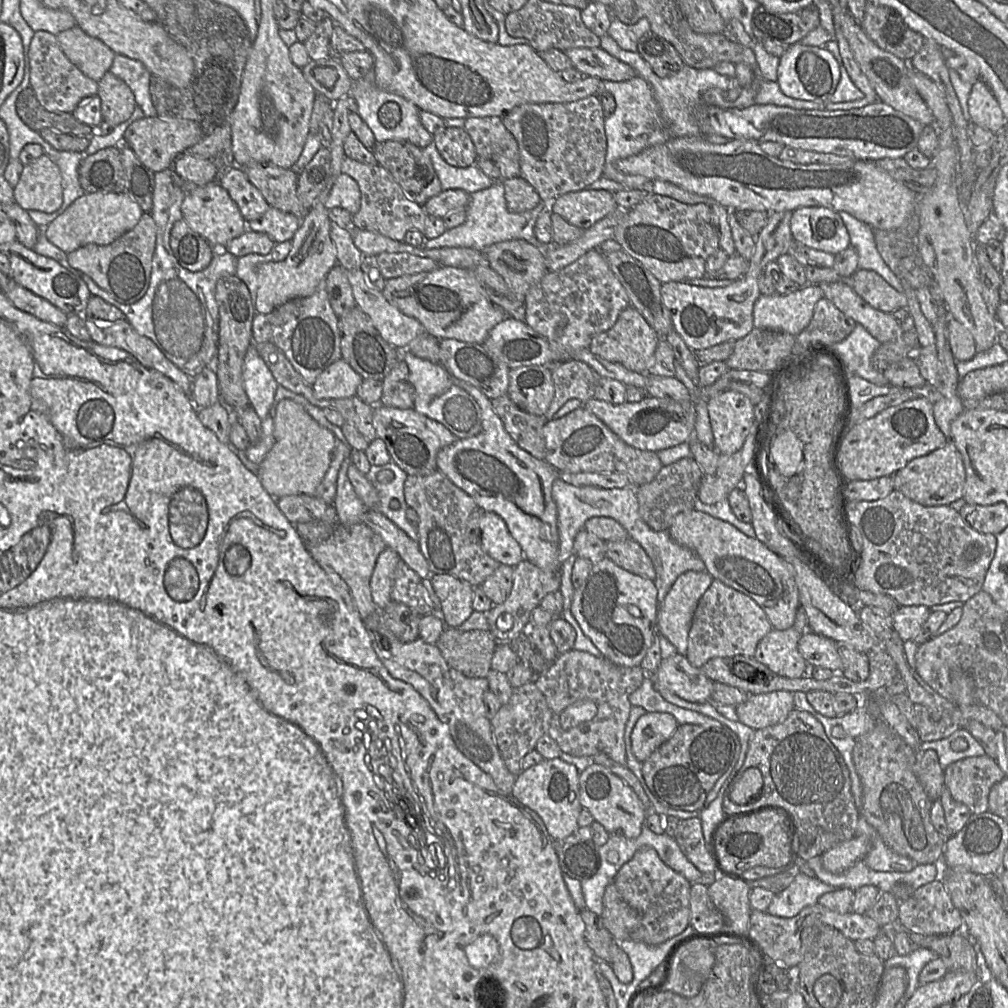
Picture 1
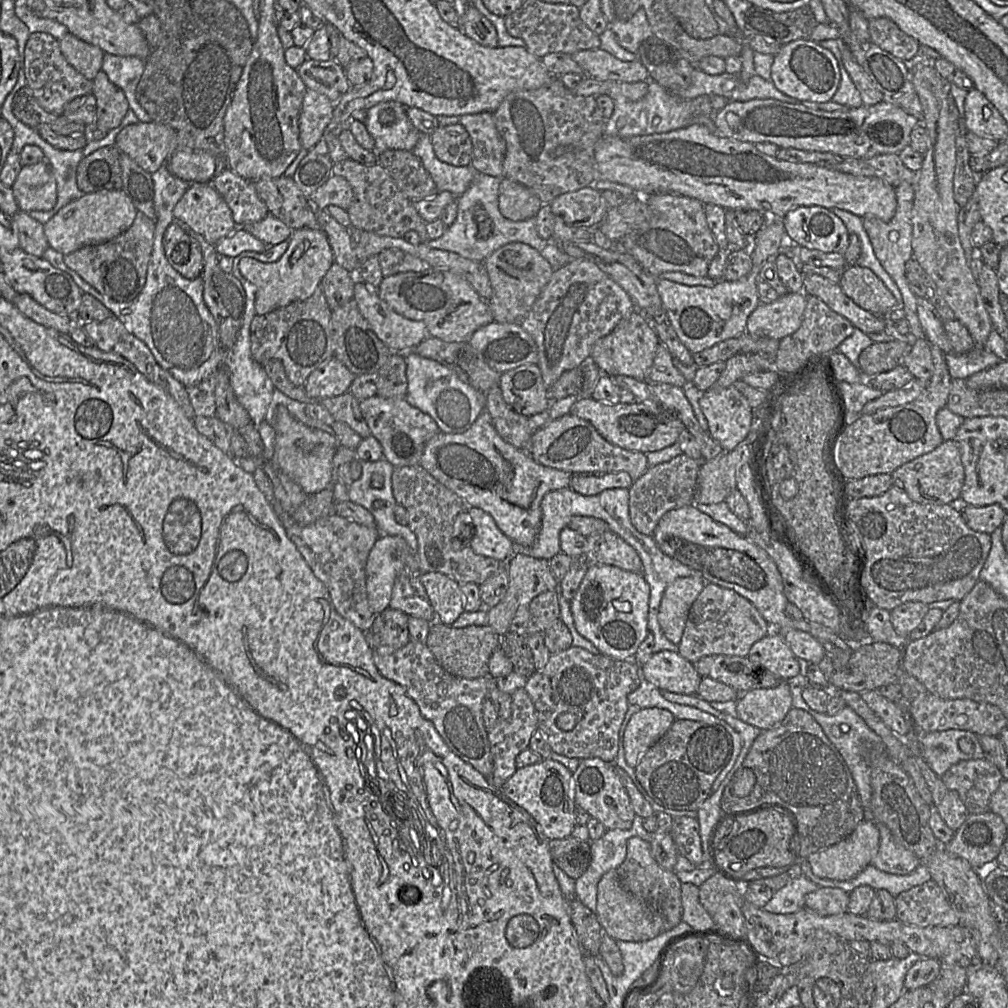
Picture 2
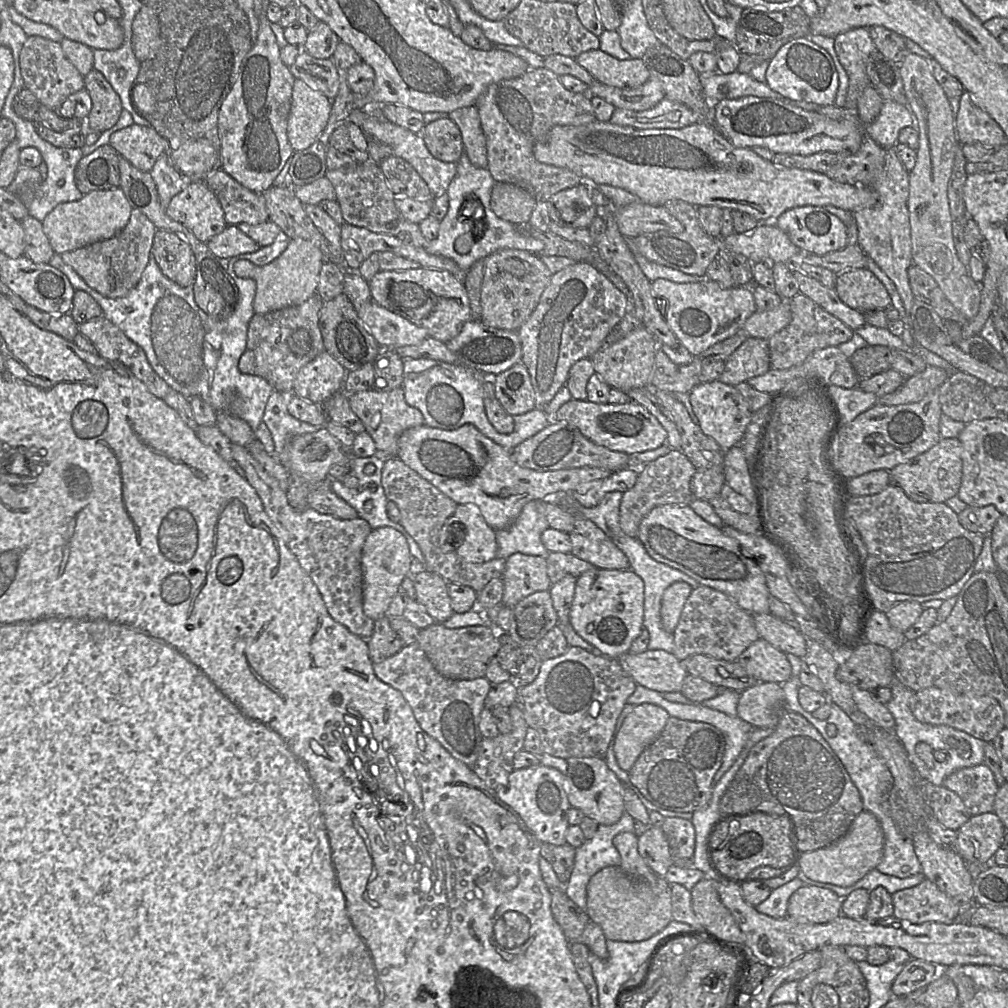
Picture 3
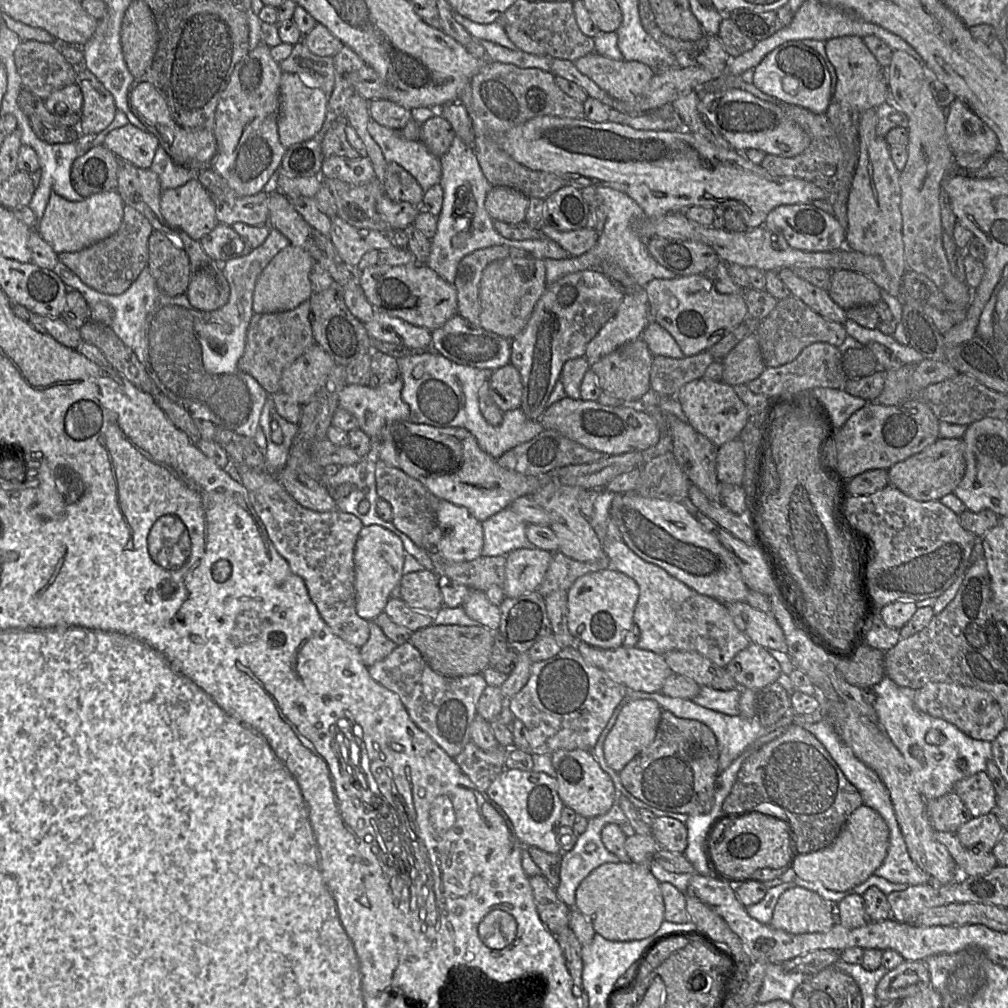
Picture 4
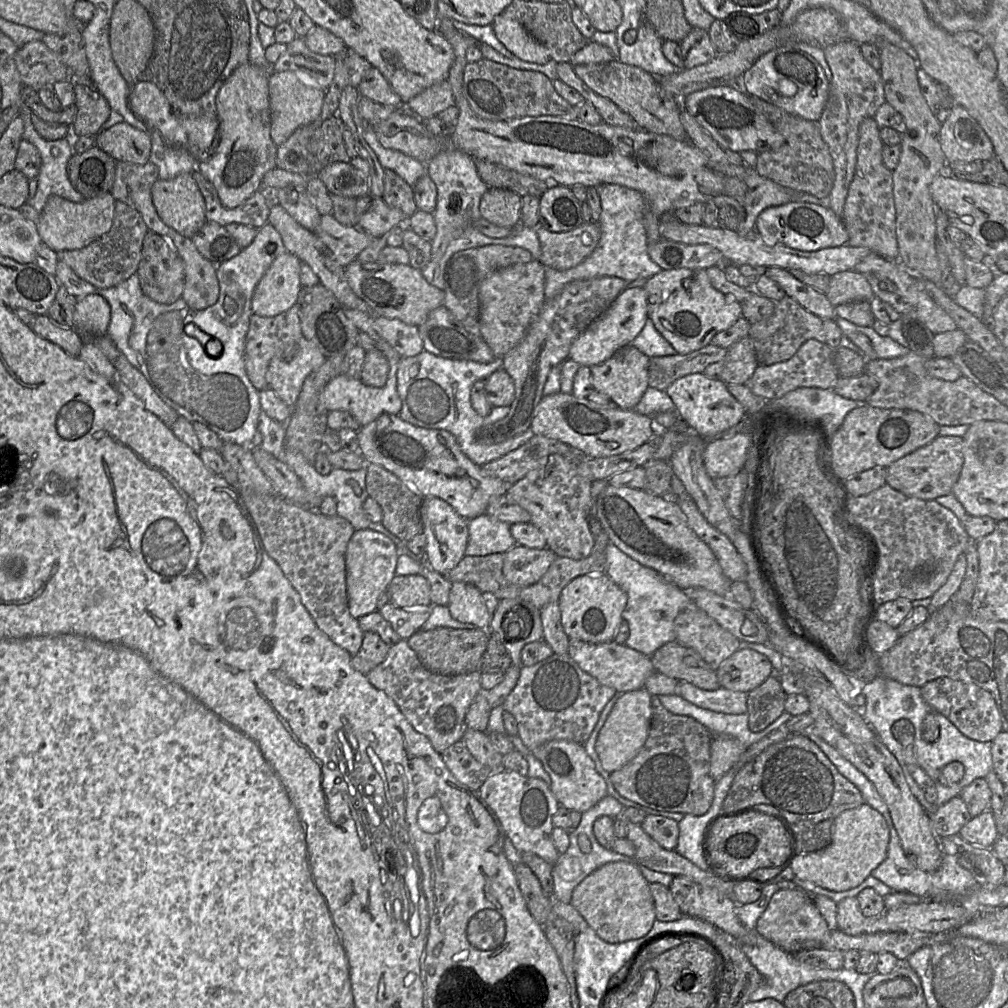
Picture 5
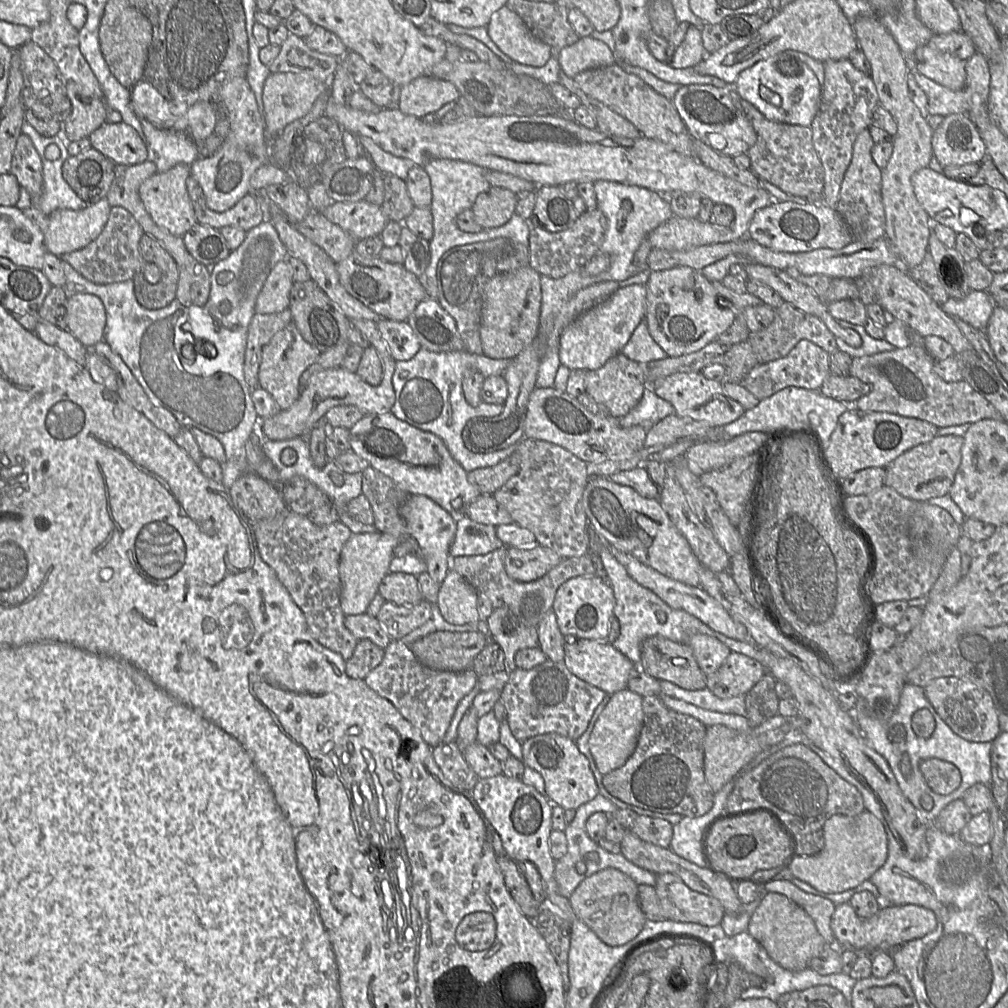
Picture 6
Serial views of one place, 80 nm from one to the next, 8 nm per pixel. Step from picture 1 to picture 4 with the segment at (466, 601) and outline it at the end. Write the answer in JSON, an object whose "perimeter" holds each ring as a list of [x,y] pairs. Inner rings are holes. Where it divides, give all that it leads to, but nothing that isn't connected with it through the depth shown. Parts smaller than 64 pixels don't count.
{"perimeter":[[[424,569],[404,574],[399,583],[400,598],[411,608],[435,613],[443,604],[439,575]]]}

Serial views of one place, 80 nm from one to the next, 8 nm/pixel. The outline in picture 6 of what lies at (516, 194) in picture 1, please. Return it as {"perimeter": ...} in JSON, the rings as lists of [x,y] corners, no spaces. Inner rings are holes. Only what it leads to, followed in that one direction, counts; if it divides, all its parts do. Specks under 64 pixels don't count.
{"perimeter":[[[490,187],[476,198],[471,211],[475,222],[483,229],[506,224],[515,213],[517,195],[500,187]]]}

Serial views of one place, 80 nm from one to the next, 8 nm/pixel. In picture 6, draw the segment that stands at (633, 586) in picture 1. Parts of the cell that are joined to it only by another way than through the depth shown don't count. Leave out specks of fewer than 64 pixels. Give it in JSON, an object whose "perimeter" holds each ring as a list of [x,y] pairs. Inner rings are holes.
{"perimeter":[[[578,576],[564,582],[552,605],[558,627],[566,638],[607,641],[609,624],[614,616],[615,597],[611,585],[598,576]]]}

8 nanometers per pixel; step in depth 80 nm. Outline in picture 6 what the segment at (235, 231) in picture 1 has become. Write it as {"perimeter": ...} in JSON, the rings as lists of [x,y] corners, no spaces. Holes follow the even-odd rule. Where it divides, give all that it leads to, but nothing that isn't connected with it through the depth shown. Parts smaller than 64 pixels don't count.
{"perimeter":[[[177,164],[164,172],[156,172],[139,188],[139,195],[152,220],[175,236],[183,236],[197,221],[187,192],[186,180],[190,176],[190,165]]]}

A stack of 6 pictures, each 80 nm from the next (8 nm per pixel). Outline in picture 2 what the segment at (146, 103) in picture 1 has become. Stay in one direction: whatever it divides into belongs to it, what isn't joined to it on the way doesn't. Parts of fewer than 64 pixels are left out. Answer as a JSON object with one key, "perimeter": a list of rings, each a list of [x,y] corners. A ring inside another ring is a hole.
{"perimeter":[[[104,53],[101,70],[109,80],[125,94],[129,108],[139,120],[150,123],[153,120],[136,98],[136,89],[144,72],[145,60],[132,56],[117,56]]]}

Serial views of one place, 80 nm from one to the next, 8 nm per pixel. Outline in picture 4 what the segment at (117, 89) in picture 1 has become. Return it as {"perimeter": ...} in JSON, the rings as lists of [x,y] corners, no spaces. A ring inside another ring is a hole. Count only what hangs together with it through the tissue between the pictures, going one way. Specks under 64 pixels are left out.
{"perimeter":[[[89,70],[77,71],[76,82],[83,94],[79,131],[97,135],[113,121],[117,107],[112,94]]]}

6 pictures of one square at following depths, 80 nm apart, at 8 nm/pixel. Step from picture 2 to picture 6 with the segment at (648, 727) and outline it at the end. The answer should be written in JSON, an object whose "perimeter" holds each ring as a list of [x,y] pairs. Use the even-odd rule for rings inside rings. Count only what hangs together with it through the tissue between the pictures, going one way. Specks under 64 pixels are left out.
{"perimeter":[[[627,688],[617,691],[611,695],[609,702],[595,723],[588,745],[596,767],[602,775],[622,766],[634,752],[643,726],[642,701],[641,695]]]}

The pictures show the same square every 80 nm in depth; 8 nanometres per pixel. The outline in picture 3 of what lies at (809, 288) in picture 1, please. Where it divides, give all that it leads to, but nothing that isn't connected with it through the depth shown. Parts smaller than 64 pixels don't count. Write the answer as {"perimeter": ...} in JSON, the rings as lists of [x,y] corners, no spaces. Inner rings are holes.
{"perimeter":[[[787,301],[772,310],[756,311],[744,323],[749,337],[768,340],[775,333],[786,327],[791,321],[791,309]]]}

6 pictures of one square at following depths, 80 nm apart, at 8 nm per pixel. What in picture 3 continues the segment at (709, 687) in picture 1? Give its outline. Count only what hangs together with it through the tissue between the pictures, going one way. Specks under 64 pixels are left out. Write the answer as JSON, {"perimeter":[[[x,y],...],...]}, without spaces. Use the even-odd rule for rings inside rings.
{"perimeter":[[[646,650],[639,654],[628,652],[618,658],[623,669],[634,679],[637,685],[658,692],[679,692],[684,678],[688,675],[680,660],[665,650]]]}

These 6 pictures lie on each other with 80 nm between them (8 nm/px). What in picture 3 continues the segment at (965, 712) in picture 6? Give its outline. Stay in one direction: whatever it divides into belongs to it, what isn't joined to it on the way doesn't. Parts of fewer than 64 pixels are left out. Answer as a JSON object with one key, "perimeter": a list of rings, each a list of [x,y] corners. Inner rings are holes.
{"perimeter":[[[938,687],[916,691],[912,697],[912,712],[922,723],[951,726],[985,742],[992,742],[1005,727],[1003,708],[993,697],[959,694]]]}

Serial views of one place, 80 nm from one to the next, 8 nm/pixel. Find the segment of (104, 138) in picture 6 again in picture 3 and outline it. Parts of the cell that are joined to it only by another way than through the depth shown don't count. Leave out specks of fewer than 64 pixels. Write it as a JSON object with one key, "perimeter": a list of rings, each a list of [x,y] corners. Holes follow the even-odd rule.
{"perimeter":[[[133,124],[114,132],[109,144],[116,152],[133,166],[144,172],[150,172],[156,160],[167,150],[167,141],[151,126]]]}

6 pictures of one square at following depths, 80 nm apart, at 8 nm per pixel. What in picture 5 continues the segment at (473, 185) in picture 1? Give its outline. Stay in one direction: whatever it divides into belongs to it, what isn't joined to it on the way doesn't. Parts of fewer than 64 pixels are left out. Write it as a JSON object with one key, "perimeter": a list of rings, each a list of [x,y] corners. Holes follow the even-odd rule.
{"perimeter":[[[367,124],[364,137],[377,155],[384,169],[393,170],[412,187],[417,180],[427,174],[427,164],[404,154],[399,150],[385,148],[379,142],[374,129]]]}

